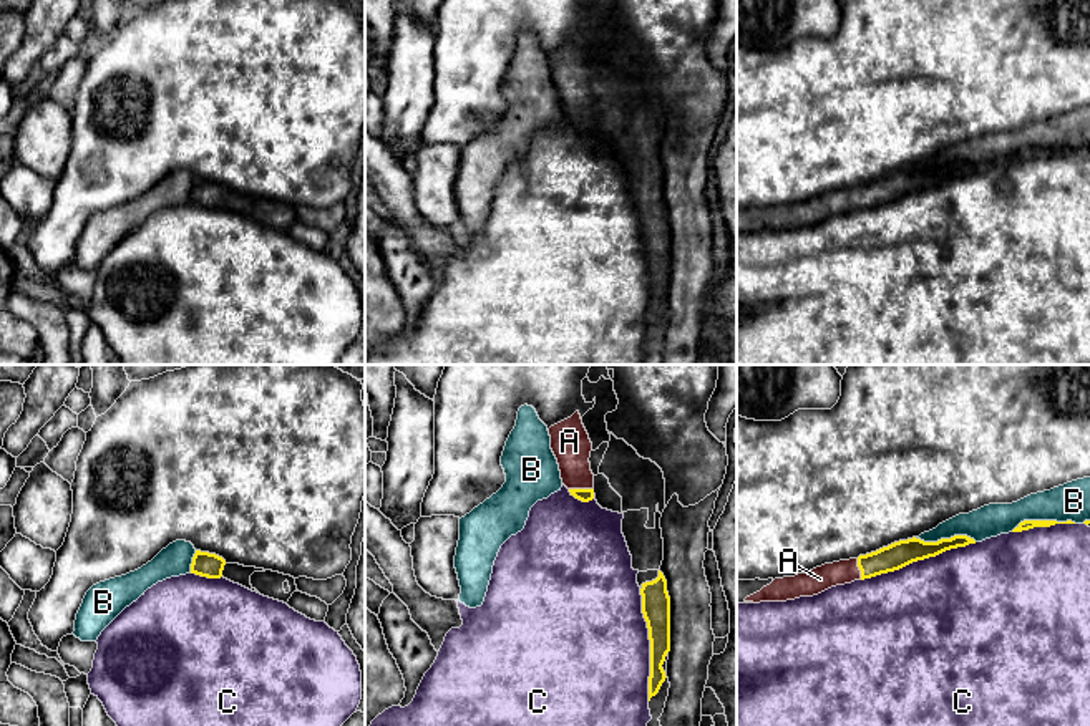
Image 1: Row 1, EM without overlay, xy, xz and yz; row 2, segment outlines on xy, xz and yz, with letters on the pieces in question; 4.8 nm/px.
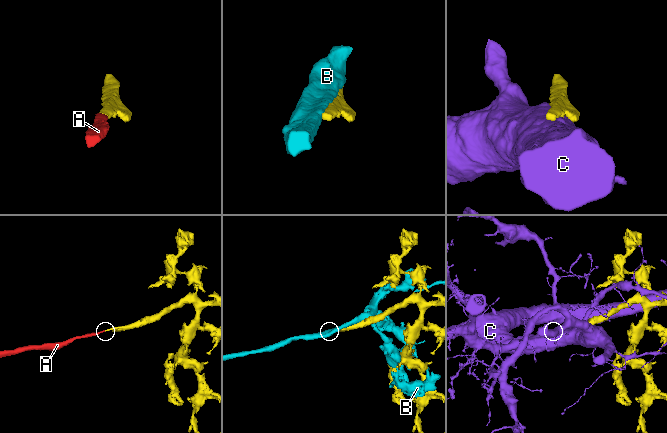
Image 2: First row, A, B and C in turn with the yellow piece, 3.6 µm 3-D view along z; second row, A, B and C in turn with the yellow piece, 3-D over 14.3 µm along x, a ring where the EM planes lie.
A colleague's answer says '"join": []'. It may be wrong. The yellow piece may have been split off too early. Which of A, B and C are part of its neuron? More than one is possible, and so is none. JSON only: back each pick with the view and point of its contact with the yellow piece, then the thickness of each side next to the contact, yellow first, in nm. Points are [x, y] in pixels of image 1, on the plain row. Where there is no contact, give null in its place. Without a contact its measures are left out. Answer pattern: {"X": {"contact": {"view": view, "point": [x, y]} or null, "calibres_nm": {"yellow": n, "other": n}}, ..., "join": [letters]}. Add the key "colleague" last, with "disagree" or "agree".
{"A": {"contact": {"view": "xz", "point": [581, 118]}, "calibres_nm": {"yellow": 60, "other": 190}}, "join": ["A"], "colleague": "disagree"}

